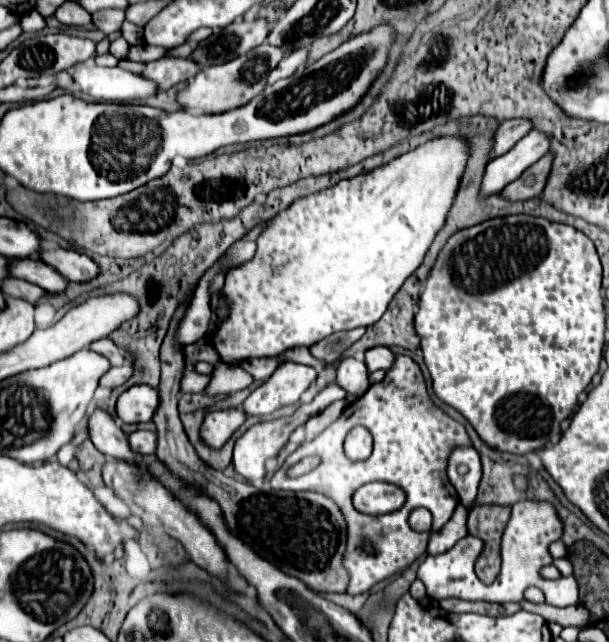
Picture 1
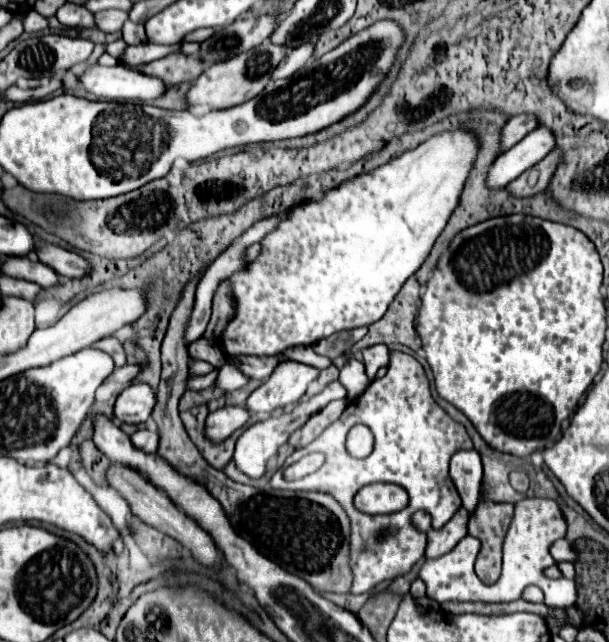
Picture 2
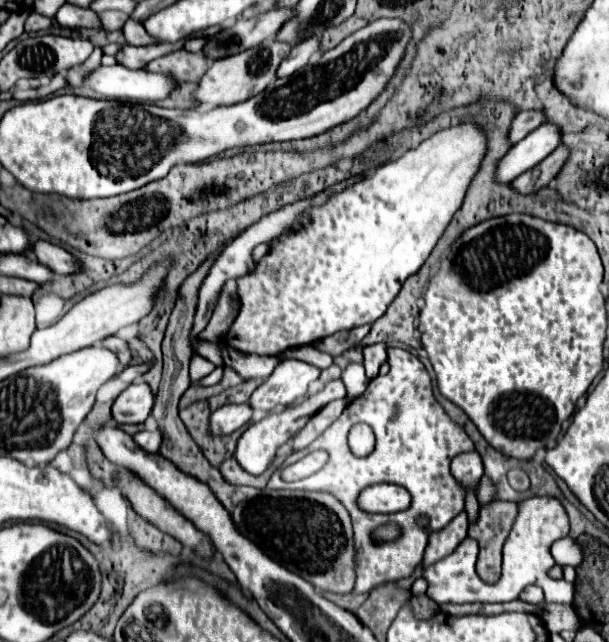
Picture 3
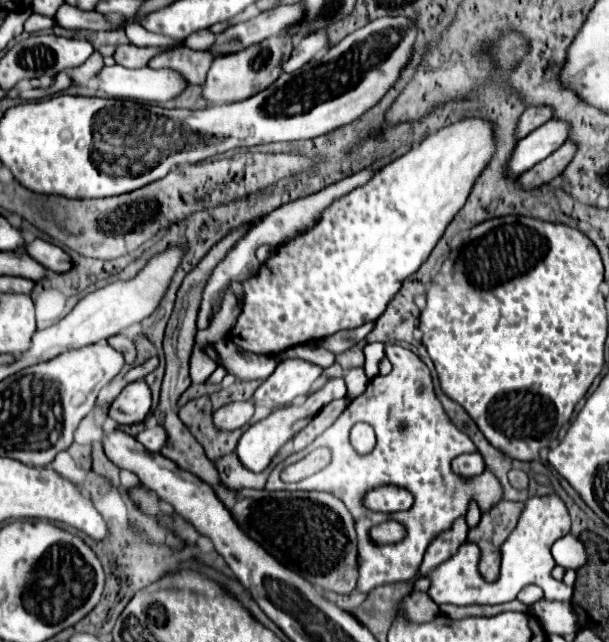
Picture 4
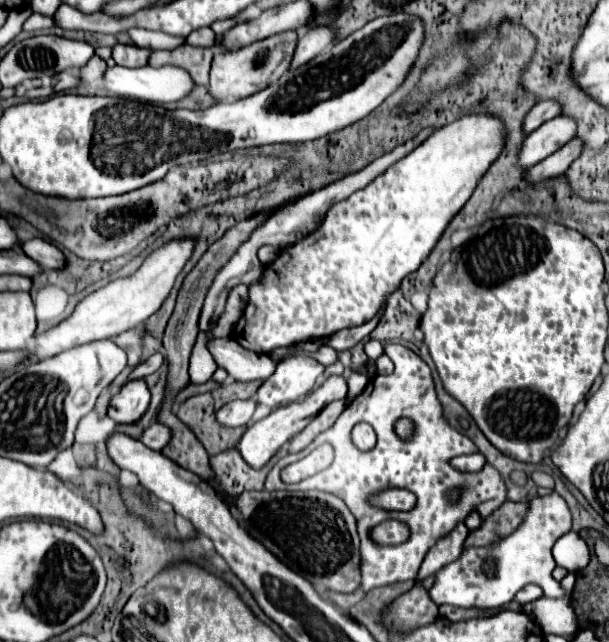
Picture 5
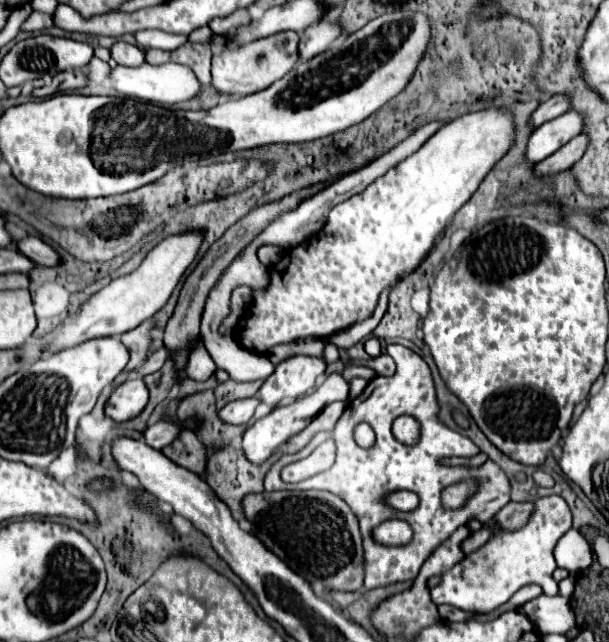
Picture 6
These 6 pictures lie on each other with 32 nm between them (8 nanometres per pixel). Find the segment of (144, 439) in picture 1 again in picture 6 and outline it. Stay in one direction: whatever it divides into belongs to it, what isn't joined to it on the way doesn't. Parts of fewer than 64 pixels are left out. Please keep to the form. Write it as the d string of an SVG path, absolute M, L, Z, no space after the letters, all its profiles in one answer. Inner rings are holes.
M156 422L154 426L148 426L144 432L144 442L148 446L152 446L154 450L162 450L164 446L168 446L174 438L176 438L178 430L176 424L168 424L168 422Z

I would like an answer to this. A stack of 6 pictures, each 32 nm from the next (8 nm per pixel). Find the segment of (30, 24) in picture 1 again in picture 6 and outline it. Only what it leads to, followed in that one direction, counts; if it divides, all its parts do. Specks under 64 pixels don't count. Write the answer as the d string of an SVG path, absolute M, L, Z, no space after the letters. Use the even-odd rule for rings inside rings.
M32 12L28 16L28 20L22 24L22 30L26 32L38 32L44 28L52 28L52 16L50 14L42 14L42 12Z

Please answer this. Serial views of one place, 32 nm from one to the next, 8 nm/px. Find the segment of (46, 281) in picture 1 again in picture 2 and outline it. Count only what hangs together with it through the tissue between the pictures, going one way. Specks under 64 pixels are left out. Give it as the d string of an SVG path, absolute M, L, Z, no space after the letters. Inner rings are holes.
M34 256L24 258L6 258L2 264L2 272L12 278L22 278L28 282L36 282L42 288L54 288L60 286L60 276L42 264L40 260L34 260Z

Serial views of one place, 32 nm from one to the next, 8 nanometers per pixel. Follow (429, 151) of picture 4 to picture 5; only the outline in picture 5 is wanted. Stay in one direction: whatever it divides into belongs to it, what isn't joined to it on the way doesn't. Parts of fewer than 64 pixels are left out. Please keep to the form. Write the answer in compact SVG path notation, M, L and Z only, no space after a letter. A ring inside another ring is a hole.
M464 116L434 130L420 146L394 162L366 188L332 204L314 232L292 246L282 248L280 254L264 266L260 282L248 286L244 314L232 330L234 340L256 354L270 354L276 348L294 346L306 340L322 340L338 330L354 328L372 320L382 312L386 298L400 288L400 282L416 272L428 258L446 226L472 196L478 180L498 158L502 146L502 122L492 116Z

